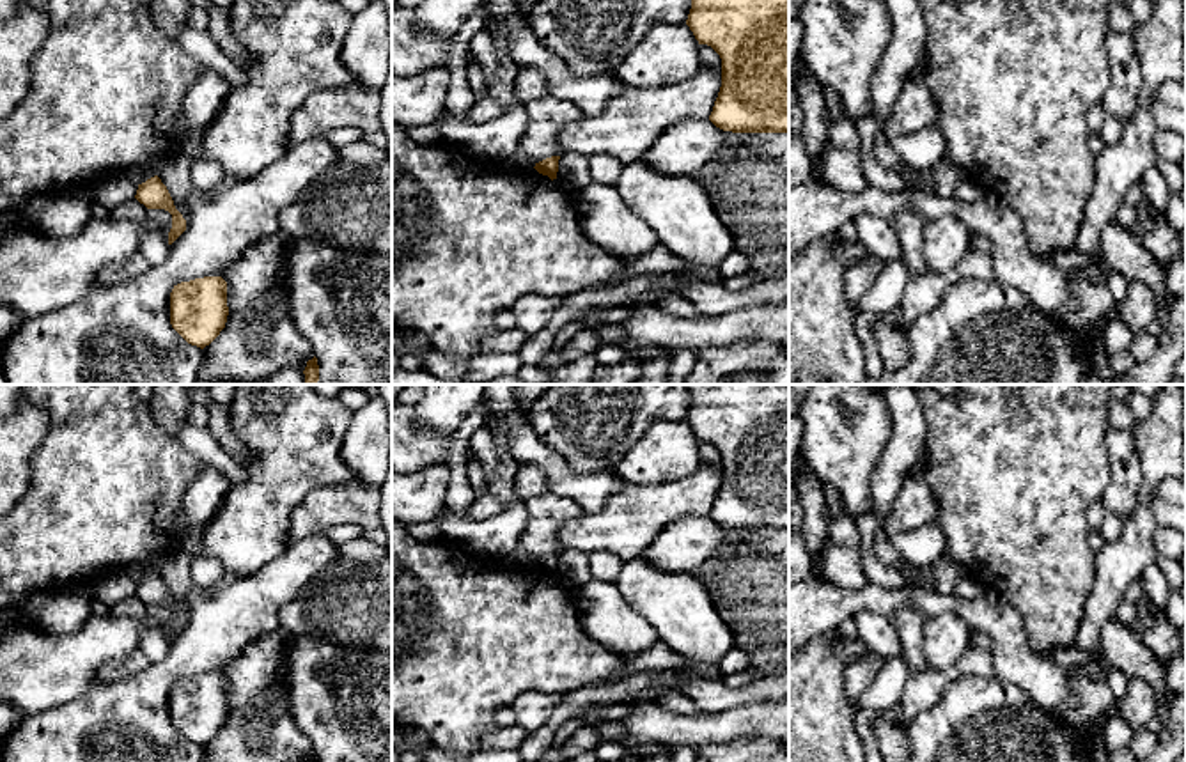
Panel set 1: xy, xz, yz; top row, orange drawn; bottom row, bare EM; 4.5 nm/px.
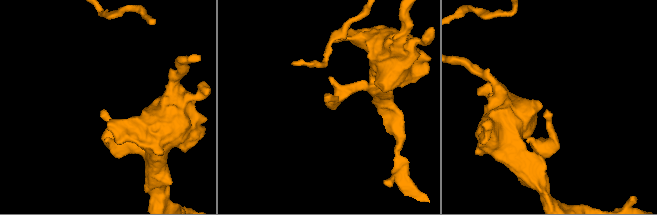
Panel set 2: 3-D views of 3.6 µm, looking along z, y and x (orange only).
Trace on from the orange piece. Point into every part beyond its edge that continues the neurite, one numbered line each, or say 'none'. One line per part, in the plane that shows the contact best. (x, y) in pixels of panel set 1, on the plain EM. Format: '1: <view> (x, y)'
none

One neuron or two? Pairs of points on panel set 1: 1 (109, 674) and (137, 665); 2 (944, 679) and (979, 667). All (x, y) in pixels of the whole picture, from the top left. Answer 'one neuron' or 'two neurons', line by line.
1: one neuron
2: one neuron

